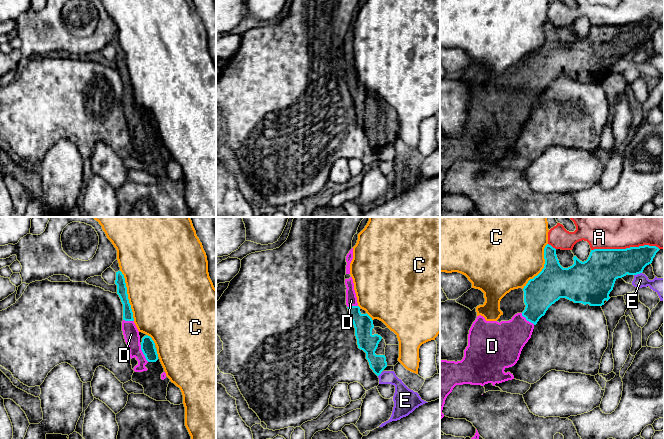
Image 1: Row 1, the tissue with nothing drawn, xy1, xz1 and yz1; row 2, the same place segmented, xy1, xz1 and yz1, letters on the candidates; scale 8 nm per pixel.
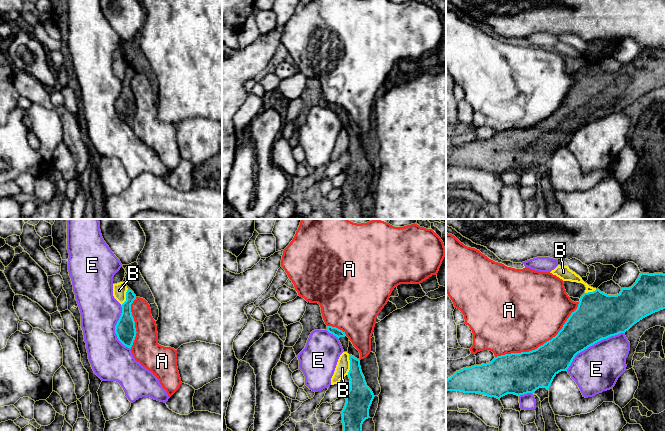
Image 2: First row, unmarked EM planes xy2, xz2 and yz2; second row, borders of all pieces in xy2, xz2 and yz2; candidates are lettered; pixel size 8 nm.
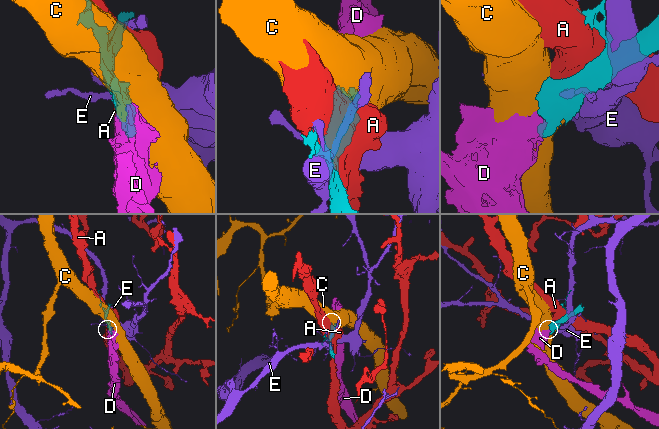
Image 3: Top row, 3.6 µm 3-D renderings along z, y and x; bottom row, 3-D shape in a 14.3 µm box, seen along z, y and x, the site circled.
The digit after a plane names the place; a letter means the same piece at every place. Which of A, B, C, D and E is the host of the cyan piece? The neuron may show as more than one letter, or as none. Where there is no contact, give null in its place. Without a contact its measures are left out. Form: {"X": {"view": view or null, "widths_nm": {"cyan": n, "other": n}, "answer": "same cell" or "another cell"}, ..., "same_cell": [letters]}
{"A": {"view": "yz2", "widths_nm": {"cyan": 320, "other": 500}, "answer": "another cell"}, "B": {"view": "xz2", "widths_nm": {"cyan": 180, "other": 110}, "answer": "another cell"}, "C": {"view": "xy1", "widths_nm": {"cyan": 80, "other": 500}, "answer": "another cell"}, "D": {"view": "yz1", "widths_nm": {"cyan": 260, "other": 320}, "answer": "same cell"}, "E": {"view": "yz2", "widths_nm": {"cyan": 380, "other": 360}, "answer": "another cell"}, "same_cell": ["D"]}

